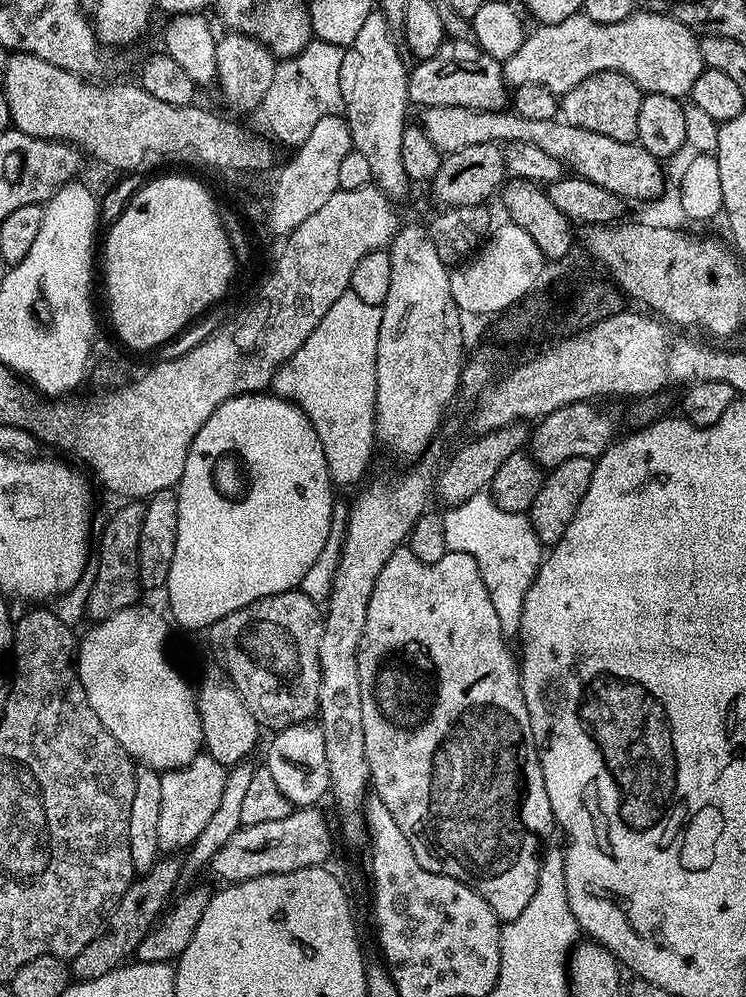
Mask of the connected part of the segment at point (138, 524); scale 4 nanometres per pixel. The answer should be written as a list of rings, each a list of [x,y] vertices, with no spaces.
[[[124,502],[121,505],[109,518],[100,536],[100,553],[94,556],[96,581],[90,590],[87,615],[96,622],[110,618],[118,610],[133,607],[142,595],[138,574],[138,538],[142,538],[142,518],[146,518],[146,510],[140,502]]]

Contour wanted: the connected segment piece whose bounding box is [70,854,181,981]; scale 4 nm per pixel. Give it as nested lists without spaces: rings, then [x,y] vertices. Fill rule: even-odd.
[[[164,854],[156,859],[149,872],[137,875],[133,879],[132,885],[107,913],[106,923],[100,933],[92,939],[90,946],[71,957],[70,972],[77,981],[102,978],[102,974],[110,974],[110,970],[121,967],[135,953],[142,938],[146,938],[152,925],[169,907],[173,899],[172,891],[177,891],[178,888],[180,867],[181,861],[175,855]]]

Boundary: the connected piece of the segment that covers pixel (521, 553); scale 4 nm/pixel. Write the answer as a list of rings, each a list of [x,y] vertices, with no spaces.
[[[483,492],[449,507],[443,513],[443,526],[448,550],[470,554],[477,562],[505,639],[517,637],[526,590],[532,585],[544,559],[544,546],[534,534],[531,517],[525,513],[503,511],[489,493]]]

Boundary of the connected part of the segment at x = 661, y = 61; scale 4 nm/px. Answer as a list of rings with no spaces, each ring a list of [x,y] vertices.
[[[636,10],[625,20],[614,24],[599,24],[586,15],[577,14],[562,22],[540,24],[534,28],[533,32],[531,29],[525,35],[522,46],[518,46],[516,53],[503,61],[504,79],[513,89],[533,83],[546,87],[555,94],[563,94],[578,86],[578,82],[599,72],[621,72],[640,87],[641,93],[657,92],[684,98],[691,93],[694,82],[698,82],[698,74],[702,74],[705,69],[697,33],[669,13],[667,16],[664,12]]]

